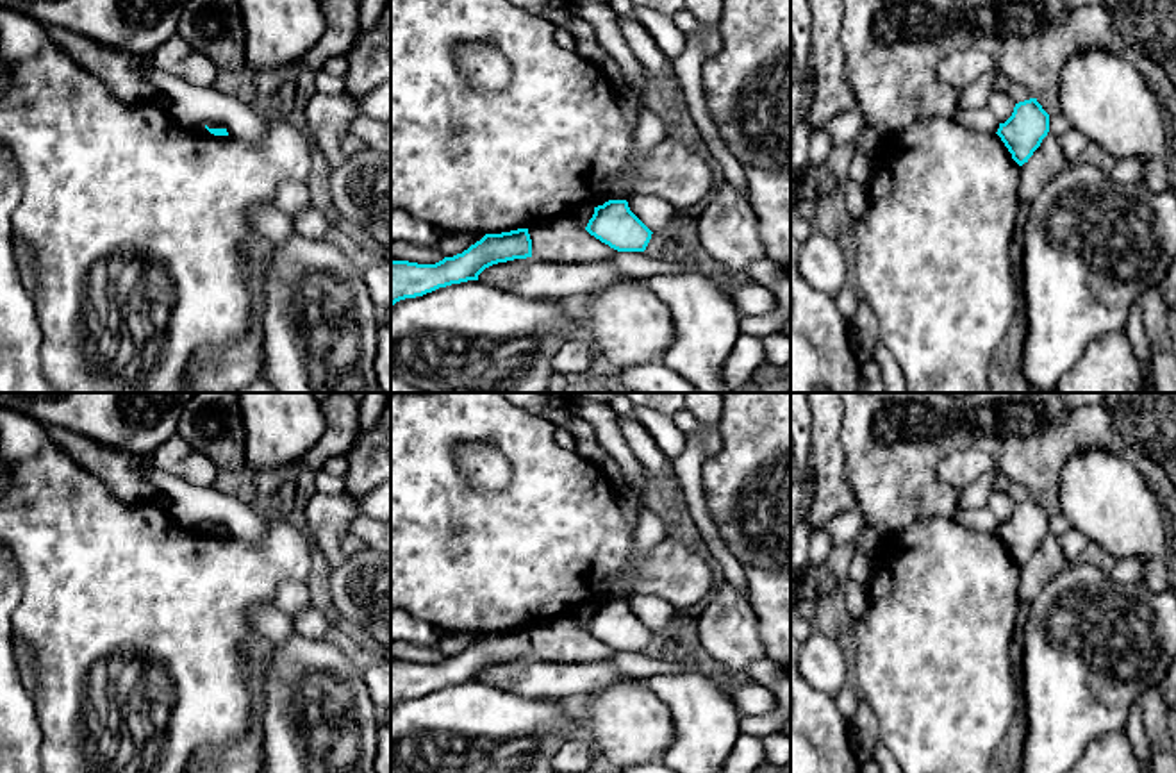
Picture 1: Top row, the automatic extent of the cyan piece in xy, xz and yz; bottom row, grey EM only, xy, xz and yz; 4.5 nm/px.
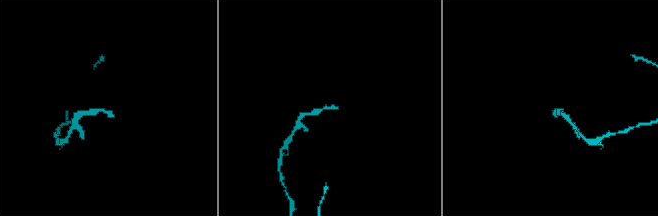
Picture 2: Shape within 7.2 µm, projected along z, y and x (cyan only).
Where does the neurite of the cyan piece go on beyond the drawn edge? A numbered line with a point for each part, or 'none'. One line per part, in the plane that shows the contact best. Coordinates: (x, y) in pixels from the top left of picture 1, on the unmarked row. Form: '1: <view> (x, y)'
none

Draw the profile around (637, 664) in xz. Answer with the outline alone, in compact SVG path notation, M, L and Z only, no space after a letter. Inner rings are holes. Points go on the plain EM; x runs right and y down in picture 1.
M617 652L603 661L614 664L621 673L637 680L648 680L657 673L676 671L689 664L689 662L660 662L648 657L644 652Z

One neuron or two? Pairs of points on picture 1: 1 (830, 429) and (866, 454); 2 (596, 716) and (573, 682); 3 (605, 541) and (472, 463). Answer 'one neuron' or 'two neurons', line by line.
1: two neurons
2: two neurons
3: two neurons

